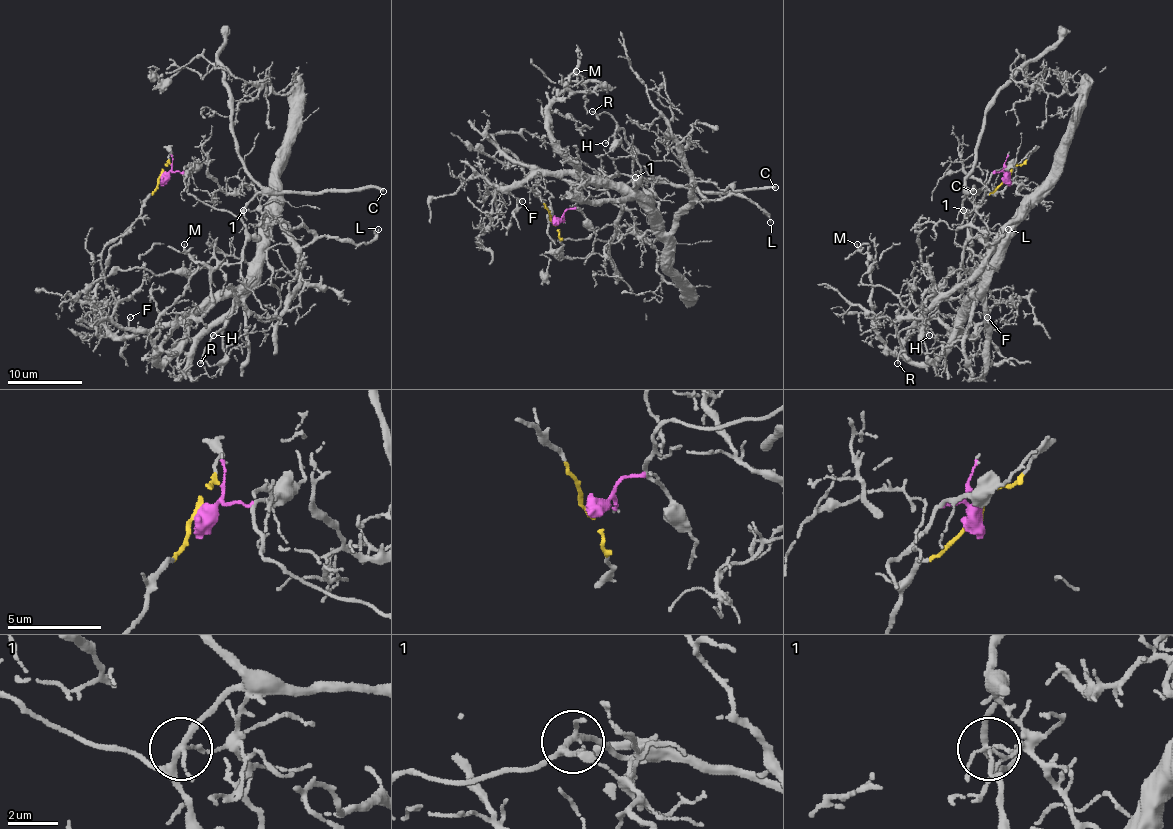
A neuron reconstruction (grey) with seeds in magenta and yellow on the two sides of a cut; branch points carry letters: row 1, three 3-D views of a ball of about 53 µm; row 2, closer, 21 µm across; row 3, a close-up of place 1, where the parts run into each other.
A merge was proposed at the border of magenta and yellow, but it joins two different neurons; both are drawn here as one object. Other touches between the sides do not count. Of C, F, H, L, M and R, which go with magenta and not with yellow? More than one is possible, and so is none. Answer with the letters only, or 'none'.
C, H, R

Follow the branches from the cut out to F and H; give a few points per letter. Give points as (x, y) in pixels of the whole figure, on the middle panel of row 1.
F: (552, 222), (550, 211), (522, 185), (502, 185), (492, 192), (485, 187), (494, 185), (522, 202)
H: (554, 222), (571, 209), (584, 187), (607, 189), (637, 181), (635, 153), (625, 132), (618, 129), (605, 144)

